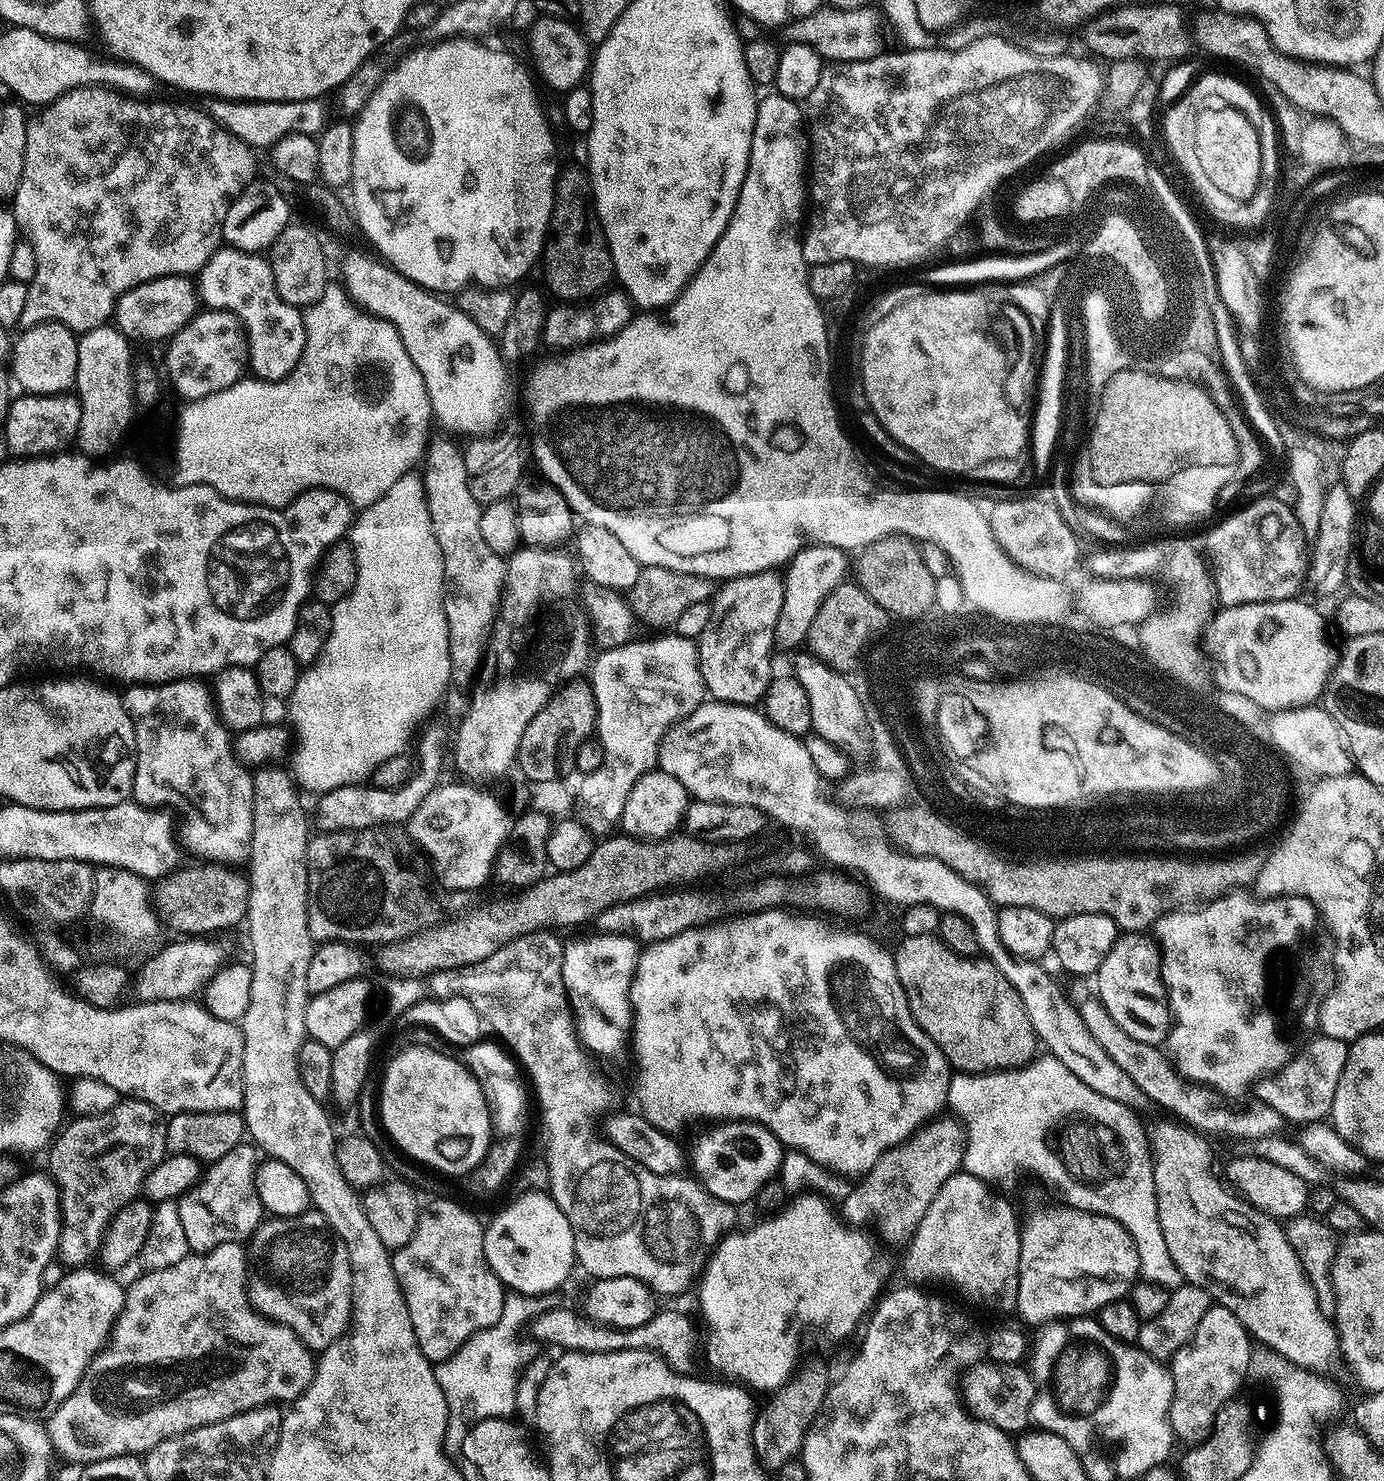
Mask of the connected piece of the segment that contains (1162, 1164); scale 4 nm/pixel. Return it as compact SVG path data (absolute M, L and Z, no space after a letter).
M1173 1123L1156 1124L1153 1128L1150 1128L1150 1147L1154 1161L1152 1173L1154 1174L1154 1190L1158 1202L1158 1226L1162 1226L1162 1238L1166 1238L1166 1250L1170 1250L1170 1258L1174 1258L1174 1266L1178 1266L1178 1270L1182 1270L1187 1283L1206 1290L1215 1303L1222 1305L1226 1310L1230 1310L1230 1314L1234 1314L1234 1318L1238 1318L1238 1322L1242 1322L1242 1326L1248 1331L1253 1341L1259 1342L1267 1349L1277 1352L1277 1354L1302 1368L1328 1370L1324 1368L1330 1367L1332 1359L1337 1359L1338 1356L1336 1325L1329 1317L1322 1314L1322 1310L1318 1310L1318 1298L1302 1270L1298 1254L1286 1238L1281 1221L1277 1220L1275 1216L1267 1216L1264 1212L1258 1211L1251 1202L1237 1194L1225 1183L1221 1173L1220 1176L1216 1173L1216 1156L1212 1153L1211 1146L1208 1145L1209 1137L1207 1135L1201 1134L1196 1129L1185 1126L1183 1123Z

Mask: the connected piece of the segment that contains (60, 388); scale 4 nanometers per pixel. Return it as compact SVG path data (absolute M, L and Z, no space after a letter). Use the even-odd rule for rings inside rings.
M47 320L33 328L25 328L15 337L10 353L10 372L15 383L21 384L25 393L34 396L64 394L75 385L78 370L78 336L64 324Z

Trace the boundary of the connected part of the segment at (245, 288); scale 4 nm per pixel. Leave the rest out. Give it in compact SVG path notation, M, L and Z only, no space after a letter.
M217 247L194 283L205 309L226 310L240 319L248 338L247 367L255 379L281 380L296 369L305 346L304 317L301 309L282 302L274 286L274 274L263 255Z

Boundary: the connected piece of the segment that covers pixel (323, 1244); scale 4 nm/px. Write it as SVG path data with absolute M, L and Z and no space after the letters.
M309 1210L297 1216L273 1216L261 1220L259 1226L252 1231L252 1235L247 1241L246 1255L248 1257L248 1300L261 1316L274 1321L275 1324L281 1324L290 1330L294 1330L296 1337L316 1354L329 1348L339 1336L347 1332L352 1318L352 1271L350 1270L350 1258L342 1238L336 1236L336 1232L328 1225L322 1213Z

